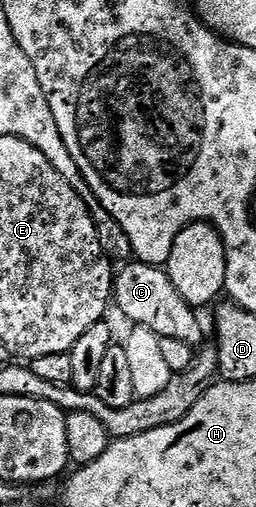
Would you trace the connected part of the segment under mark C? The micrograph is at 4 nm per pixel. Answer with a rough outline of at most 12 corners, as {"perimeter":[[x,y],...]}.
{"perimeter":[[128,262],[114,308],[160,338],[205,343],[197,309],[167,271]]}

